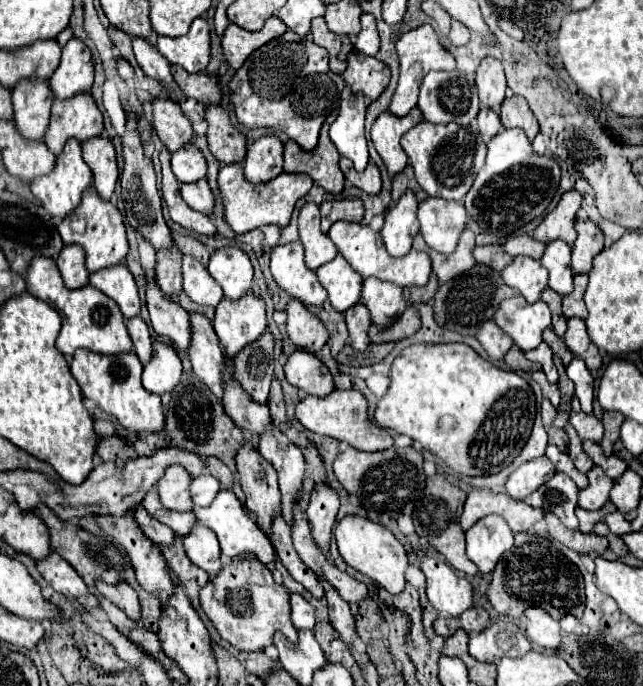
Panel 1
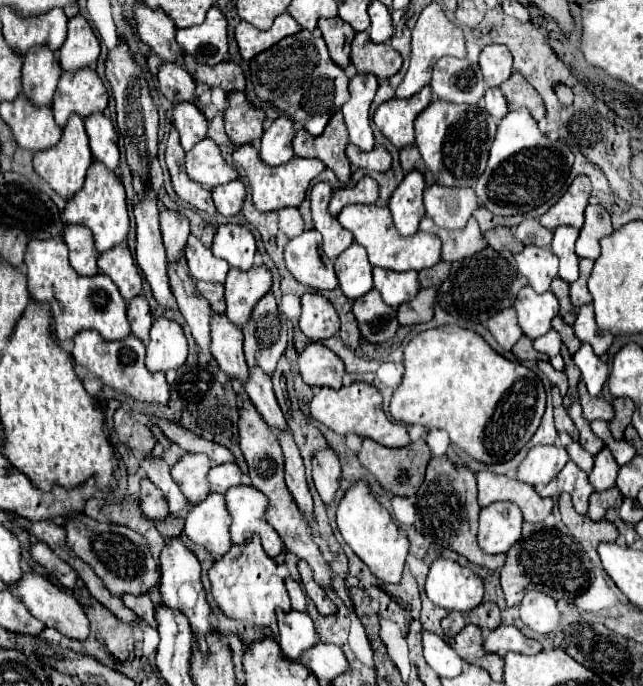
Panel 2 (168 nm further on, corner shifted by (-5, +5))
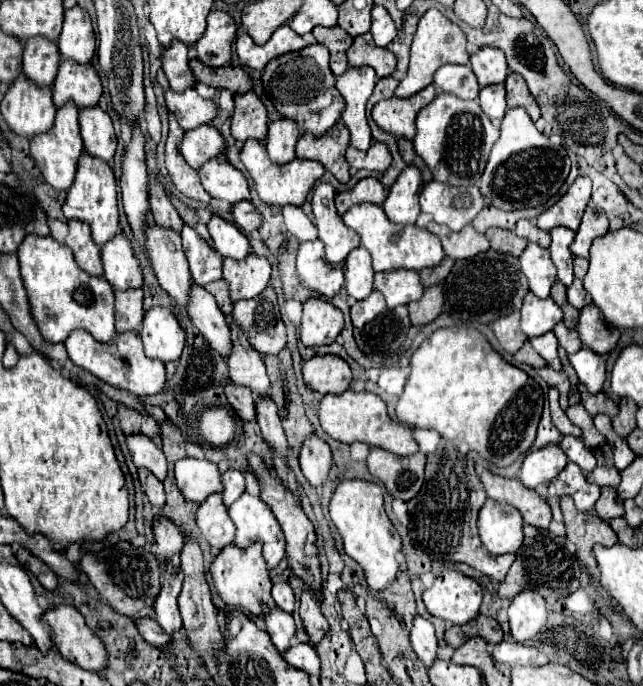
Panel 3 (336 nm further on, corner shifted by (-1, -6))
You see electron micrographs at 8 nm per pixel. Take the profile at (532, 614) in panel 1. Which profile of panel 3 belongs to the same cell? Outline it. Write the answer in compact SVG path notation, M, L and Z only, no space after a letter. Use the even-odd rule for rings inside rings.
M523 590L519 596L511 600L509 606L509 626L511 634L517 642L525 642L535 638L547 620L547 608L545 600L539 596L539 592Z

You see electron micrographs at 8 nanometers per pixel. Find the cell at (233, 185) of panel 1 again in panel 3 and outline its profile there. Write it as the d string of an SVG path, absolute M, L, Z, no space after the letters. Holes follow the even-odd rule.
M247 140L243 150L241 150L241 160L243 160L245 168L251 174L261 200L267 202L267 204L275 204L275 206L285 206L285 204L301 206L305 202L307 194L311 192L311 188L315 186L315 182L325 172L323 164L319 164L315 160L295 158L295 160L291 160L287 164L271 164L271 160L267 160L267 148L265 148L265 144L261 140Z

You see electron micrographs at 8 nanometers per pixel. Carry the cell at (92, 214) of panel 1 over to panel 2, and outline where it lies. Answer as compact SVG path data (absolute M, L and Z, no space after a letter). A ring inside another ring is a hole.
M93 161L93 165L87 171L83 189L67 201L63 219L69 225L83 225L83 227L91 229L95 247L99 253L105 253L105 251L117 247L119 243L125 243L127 235L129 235L129 215L127 215L123 183L117 179L115 173L105 169L99 161Z

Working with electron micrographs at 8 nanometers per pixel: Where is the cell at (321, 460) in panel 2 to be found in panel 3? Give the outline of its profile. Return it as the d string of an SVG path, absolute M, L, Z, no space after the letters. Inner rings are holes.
M313 432L301 446L299 464L301 464L301 470L303 470L305 478L309 480L309 484L315 488L321 488L323 482L327 480L327 474L331 468L329 444Z

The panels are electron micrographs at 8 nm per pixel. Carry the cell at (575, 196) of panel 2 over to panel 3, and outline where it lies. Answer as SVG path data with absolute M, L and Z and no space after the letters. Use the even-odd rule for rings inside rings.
M579 176L551 208L547 208L537 216L537 226L541 230L551 230L555 226L577 230L589 198L591 198L591 180Z

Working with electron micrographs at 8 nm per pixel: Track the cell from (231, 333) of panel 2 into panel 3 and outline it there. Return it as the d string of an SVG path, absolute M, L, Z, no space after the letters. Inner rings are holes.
M191 284L191 312L189 318L193 324L201 330L201 334L207 338L213 350L217 350L223 358L231 352L231 332L227 328L225 316L219 310L215 298L205 290L199 288L199 284Z

